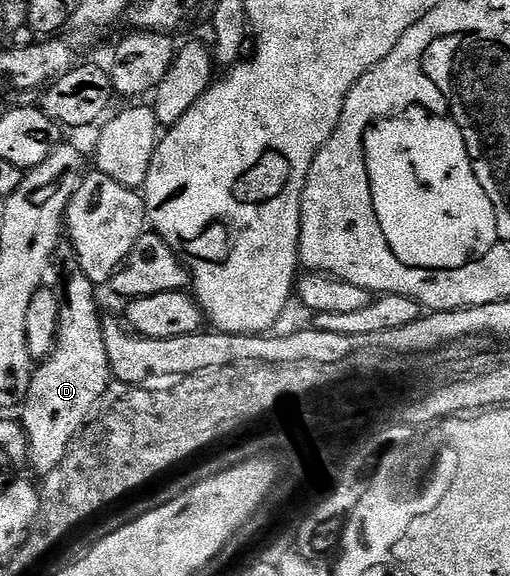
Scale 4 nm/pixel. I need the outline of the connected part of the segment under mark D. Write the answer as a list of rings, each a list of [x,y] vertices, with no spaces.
[[[61,242],[54,250],[52,268],[60,271],[56,345],[45,360],[35,365],[28,393],[23,398],[21,412],[18,412],[18,419],[28,436],[27,463],[32,464],[39,474],[54,470],[54,466],[62,462],[98,398],[102,398],[108,385],[113,383],[110,358],[106,358],[106,342],[102,338],[104,320],[96,305],[98,288],[86,278],[71,242]]]

